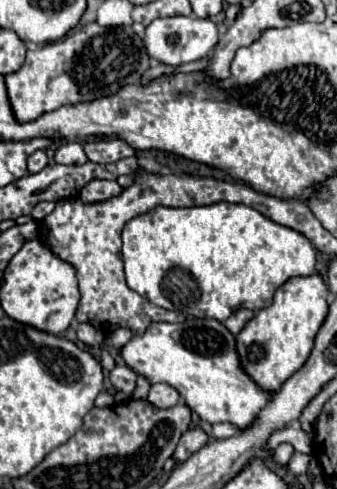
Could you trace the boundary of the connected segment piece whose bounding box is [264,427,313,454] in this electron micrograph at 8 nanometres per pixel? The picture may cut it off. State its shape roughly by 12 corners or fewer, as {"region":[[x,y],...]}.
{"region":[[290,427],[276,430],[264,448],[274,450],[278,444],[290,443],[296,452],[311,454],[310,436]]}

